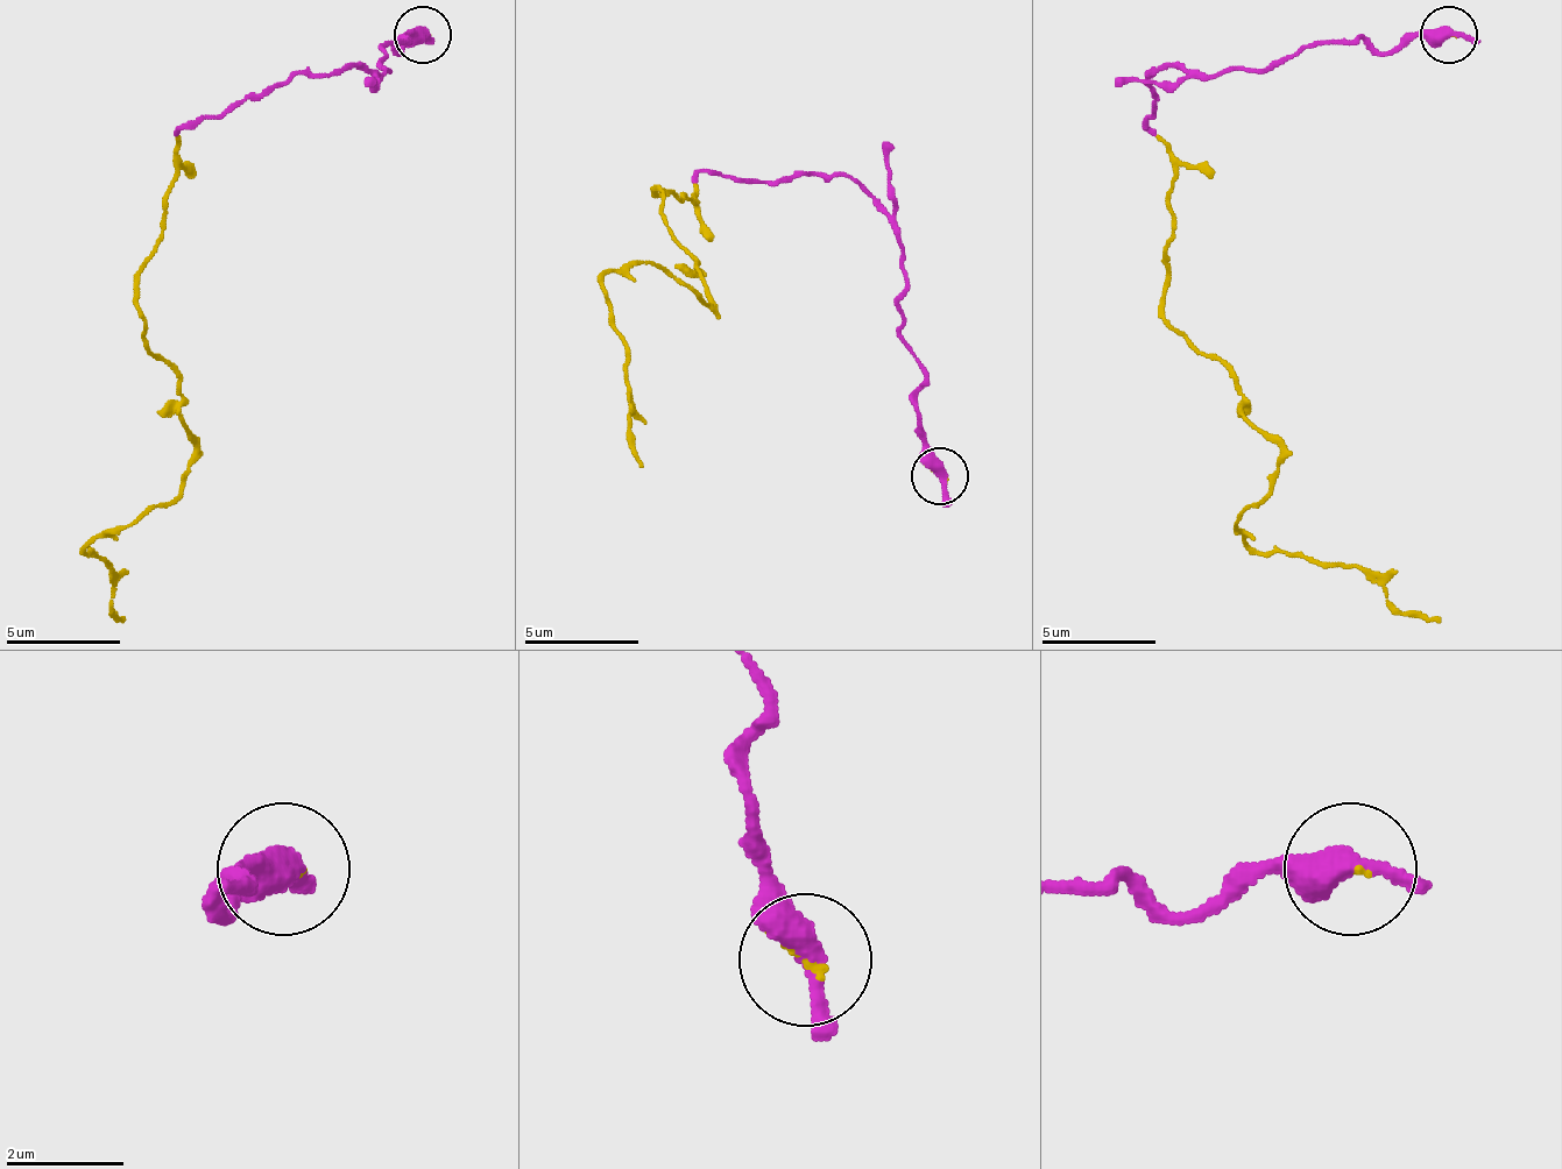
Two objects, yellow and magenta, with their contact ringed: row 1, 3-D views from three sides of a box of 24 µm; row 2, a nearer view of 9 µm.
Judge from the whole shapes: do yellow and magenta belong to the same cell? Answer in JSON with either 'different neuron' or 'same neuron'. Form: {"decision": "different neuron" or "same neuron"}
{"decision": "same neuron"}

